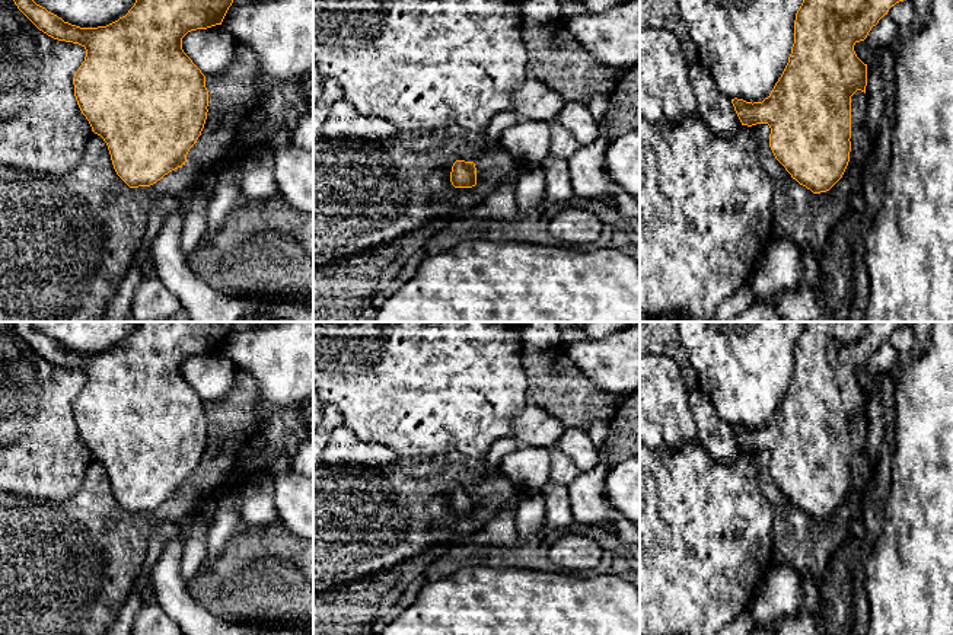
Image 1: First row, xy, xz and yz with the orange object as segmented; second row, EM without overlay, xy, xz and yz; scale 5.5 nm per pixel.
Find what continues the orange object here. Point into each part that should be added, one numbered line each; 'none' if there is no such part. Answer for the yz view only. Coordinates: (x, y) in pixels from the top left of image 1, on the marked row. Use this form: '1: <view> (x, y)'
none

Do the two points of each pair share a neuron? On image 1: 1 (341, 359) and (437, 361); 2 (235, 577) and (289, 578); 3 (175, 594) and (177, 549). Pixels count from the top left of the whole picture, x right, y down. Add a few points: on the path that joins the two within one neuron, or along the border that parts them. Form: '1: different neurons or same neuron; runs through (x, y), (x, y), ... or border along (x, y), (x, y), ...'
1: same neuron; runs through (365, 359), (414, 359)
2: same neuron; runs through (248, 577), (276, 577)
3: same neuron; runs through (171, 583), (171, 561)

